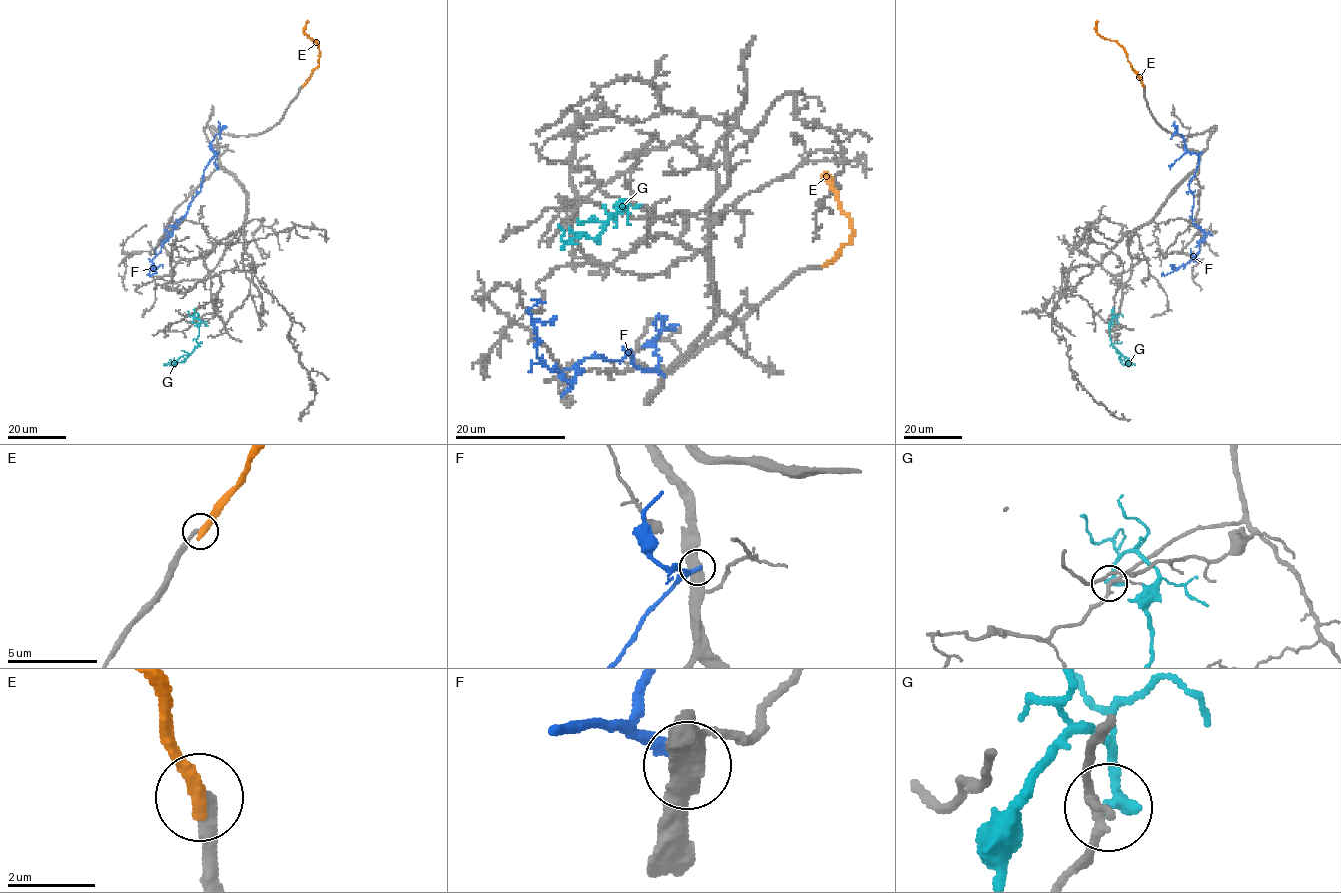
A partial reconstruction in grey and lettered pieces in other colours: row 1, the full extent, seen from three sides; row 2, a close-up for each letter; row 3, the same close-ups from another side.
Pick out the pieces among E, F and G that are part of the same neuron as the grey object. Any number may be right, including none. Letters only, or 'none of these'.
none of these

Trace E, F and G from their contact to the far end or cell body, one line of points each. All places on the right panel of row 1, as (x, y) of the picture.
E: (1143, 86), (1127, 53), (1115, 41), (1101, 37), (1096, 31), (1097, 20)
F: (1201, 151), (1188, 189), (1193, 194), (1191, 221), (1205, 237), (1199, 242), (1199, 251), (1191, 259), (1161, 276)
G: (1117, 322), (1115, 317), (1111, 321), (1110, 339), (1119, 354), (1131, 364), (1122, 363)

